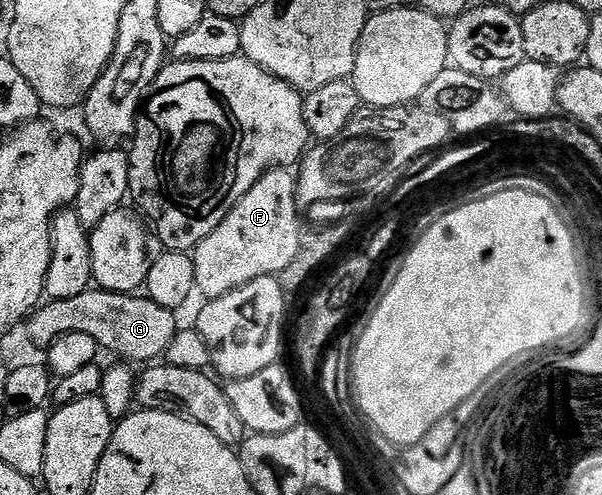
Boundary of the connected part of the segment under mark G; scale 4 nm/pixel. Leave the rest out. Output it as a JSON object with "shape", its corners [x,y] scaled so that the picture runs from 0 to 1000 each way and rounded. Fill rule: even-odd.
{"shape":[[[150,582],[126,602],[88,606],[47,640],[45,663],[61,701],[80,705],[88,689],[115,673],[148,675],[166,705],[184,709],[211,727],[241,735],[269,721],[297,669],[292,632],[228,594]]]}

